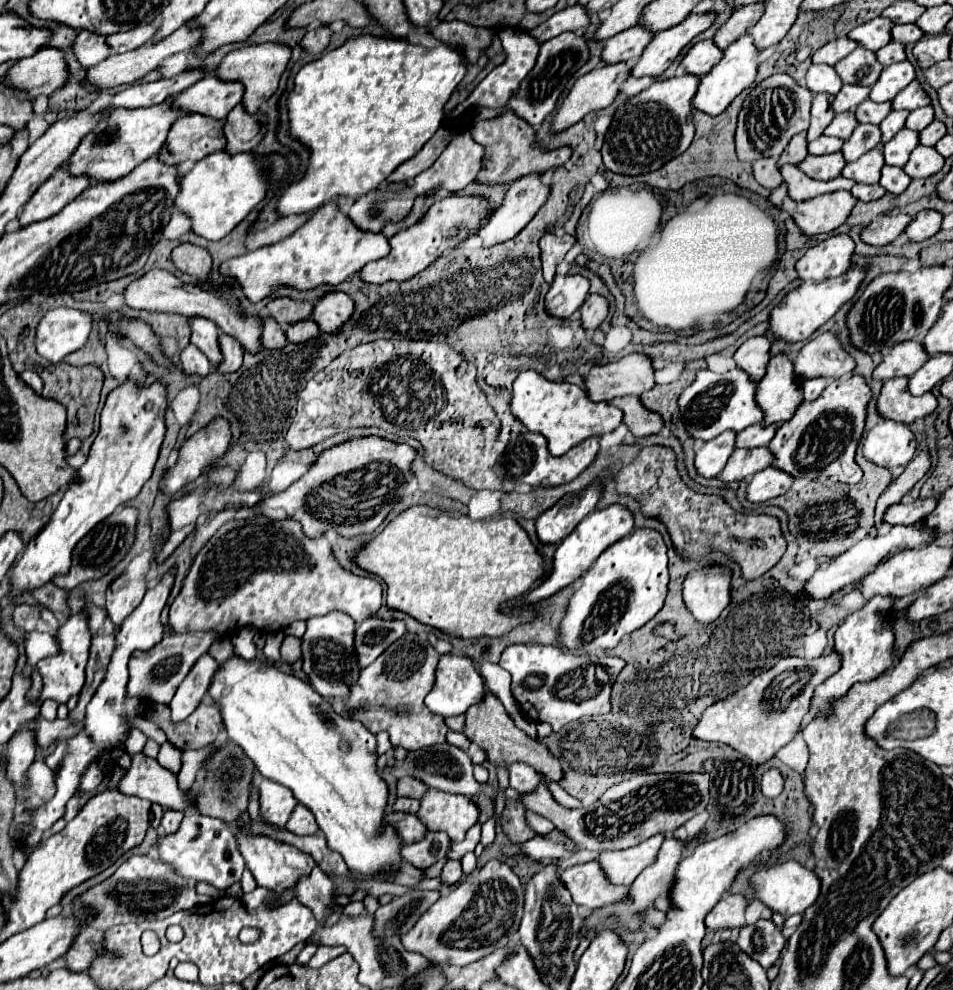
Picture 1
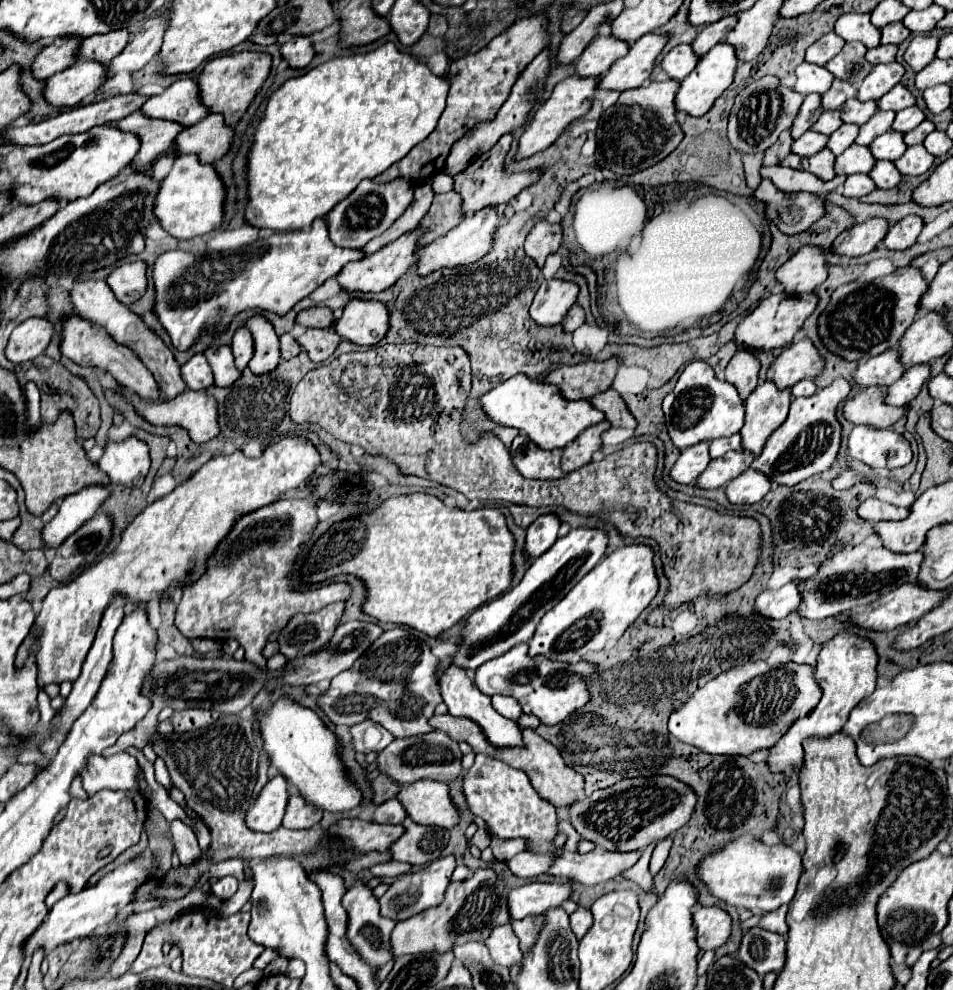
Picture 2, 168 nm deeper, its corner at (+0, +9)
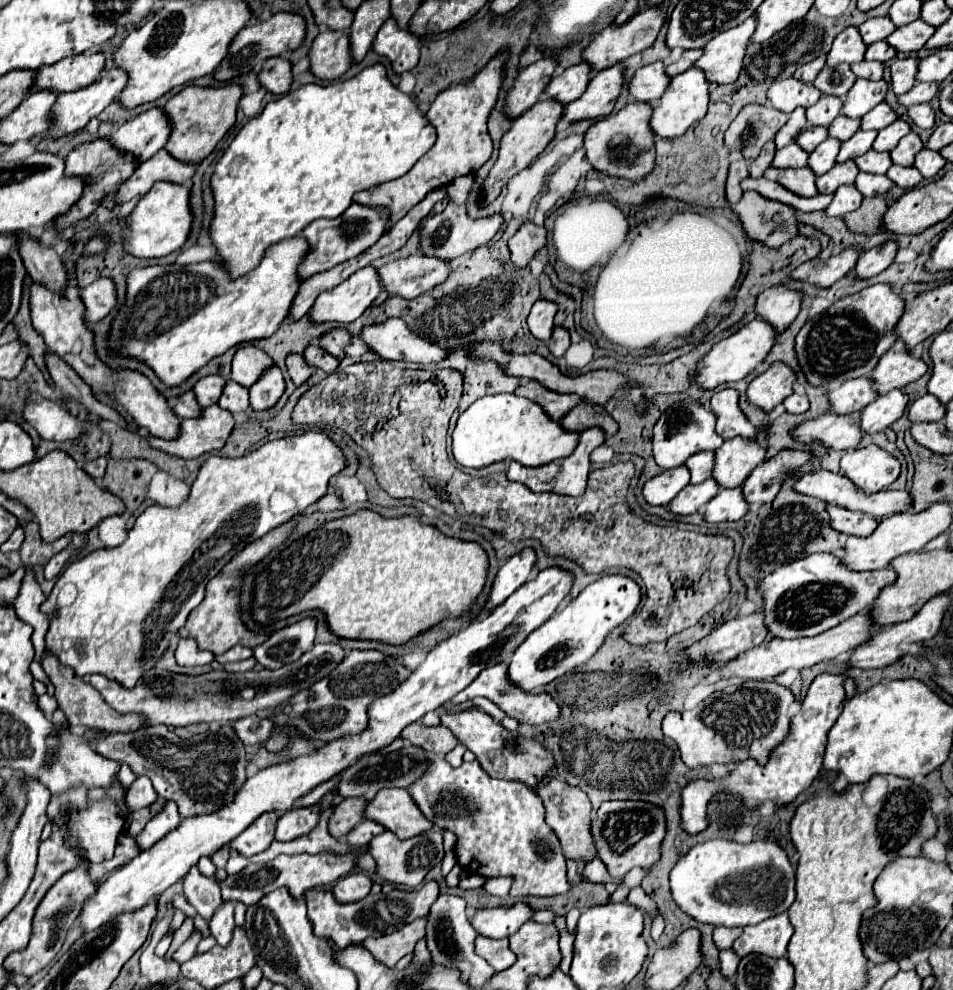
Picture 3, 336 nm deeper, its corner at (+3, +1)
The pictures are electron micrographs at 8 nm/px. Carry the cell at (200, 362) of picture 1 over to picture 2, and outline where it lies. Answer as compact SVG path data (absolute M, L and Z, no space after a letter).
M194 353L184 365L182 365L182 377L186 381L186 385L194 391L206 389L214 383L210 365L206 361L206 357L202 353Z

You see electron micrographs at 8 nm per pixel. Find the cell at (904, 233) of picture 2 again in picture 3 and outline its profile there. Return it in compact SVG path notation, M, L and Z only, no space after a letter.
M887 241L879 247L863 251L859 255L859 261L857 261L855 269L853 269L855 279L869 279L869 277L885 271L893 263L895 253L897 253L897 245L893 241Z

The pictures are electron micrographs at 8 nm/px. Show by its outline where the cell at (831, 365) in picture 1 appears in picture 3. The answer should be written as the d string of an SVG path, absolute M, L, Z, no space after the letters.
M783 363L771 365L767 371L757 375L747 387L747 403L769 413L775 405L783 403L793 393L795 373Z

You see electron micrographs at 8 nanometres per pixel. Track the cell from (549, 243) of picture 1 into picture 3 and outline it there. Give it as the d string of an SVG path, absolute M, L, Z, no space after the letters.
M533 221L521 223L521 227L515 231L515 235L507 241L511 261L517 267L527 267L531 257L545 247L545 227L537 227Z

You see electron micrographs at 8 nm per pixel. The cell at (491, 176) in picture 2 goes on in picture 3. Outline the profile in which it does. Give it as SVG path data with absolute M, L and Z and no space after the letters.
M465 175L465 177L457 177L451 185L447 185L447 191L449 191L449 199L451 203L447 205L447 209L439 215L433 215L425 221L425 225L421 227L421 253L427 255L427 257L439 257L443 261L453 261L465 253L471 253L475 251L477 247L485 245L495 233L497 229L501 227L503 219L501 215L493 215L493 217L487 217L487 219L469 219L467 213L465 213L465 201L467 201L467 195L469 195L469 189L473 185L473 177L471 175Z

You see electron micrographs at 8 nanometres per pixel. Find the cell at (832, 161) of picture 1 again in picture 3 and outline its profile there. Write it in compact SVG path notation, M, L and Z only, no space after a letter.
M769 167L763 177L771 179L771 181L777 181L779 185L783 185L785 189L789 189L791 193L795 193L799 197L815 197L817 195L815 175L809 167L803 167L803 169L775 169L775 167Z

